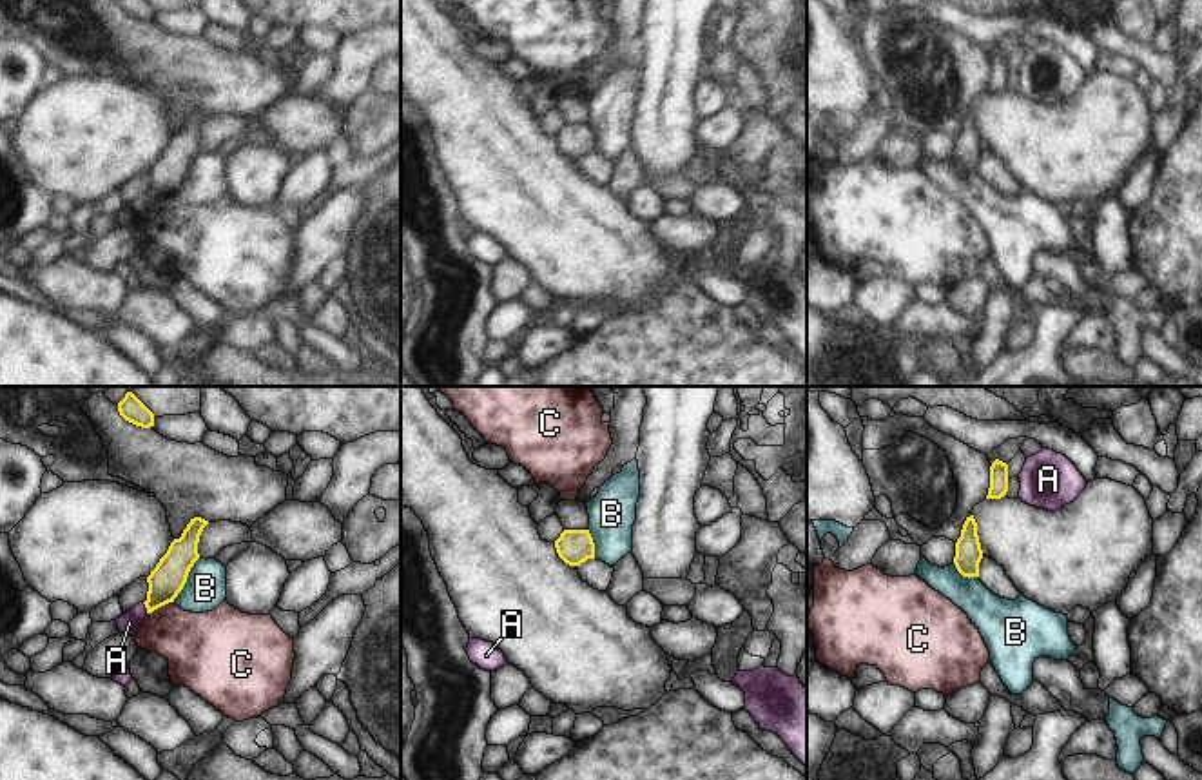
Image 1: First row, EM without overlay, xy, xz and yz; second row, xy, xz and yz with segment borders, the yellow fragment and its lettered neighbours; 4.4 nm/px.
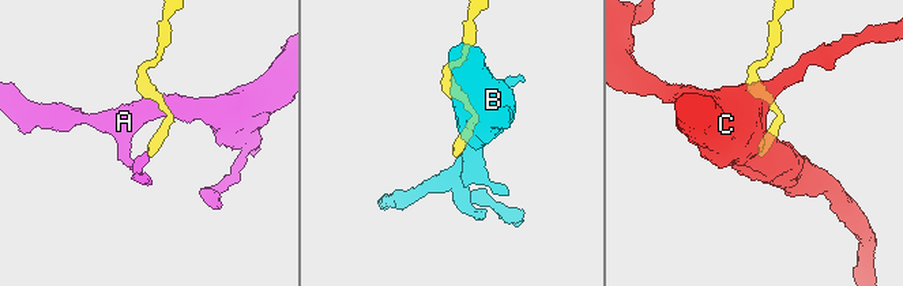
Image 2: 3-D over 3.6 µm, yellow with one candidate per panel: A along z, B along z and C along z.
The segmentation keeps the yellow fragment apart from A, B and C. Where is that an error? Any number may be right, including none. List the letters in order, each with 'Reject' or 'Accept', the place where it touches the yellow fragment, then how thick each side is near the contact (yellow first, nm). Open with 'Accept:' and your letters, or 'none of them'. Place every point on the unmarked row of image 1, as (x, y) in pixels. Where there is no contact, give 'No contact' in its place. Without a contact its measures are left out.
Accept: none of them
A: Reject. Touches yellow at xy (145, 200). Thickness 160 nm (yellow) against 90 nm
B: Reject. Touches yellow at xy (185, 173). Thickness 160 nm (yellow) against 190 nm
C: Reject. Touches yellow at xy (160, 200). Thickness 160 nm (yellow) against 300 nm

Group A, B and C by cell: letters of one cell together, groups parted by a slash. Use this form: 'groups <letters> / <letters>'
groups A / B / C

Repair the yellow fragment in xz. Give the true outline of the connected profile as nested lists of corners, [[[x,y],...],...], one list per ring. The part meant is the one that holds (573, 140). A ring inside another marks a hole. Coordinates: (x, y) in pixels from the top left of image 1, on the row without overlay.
[[[564,123],[555,134],[558,151],[569,160],[595,152],[595,136],[589,123]]]

